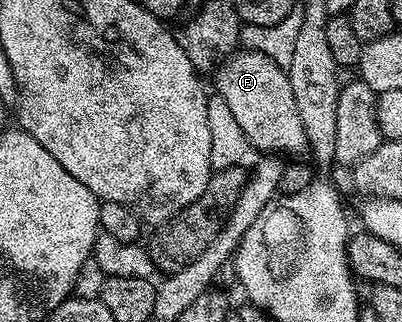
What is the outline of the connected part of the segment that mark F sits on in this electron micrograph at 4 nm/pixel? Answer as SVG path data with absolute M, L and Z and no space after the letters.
M242 48L221 62L215 76L216 92L231 107L243 135L247 135L250 146L256 152L258 149L258 154L281 155L309 149L309 140L299 120L299 107L295 107L295 94L291 92L291 79L282 66L254 49Z

